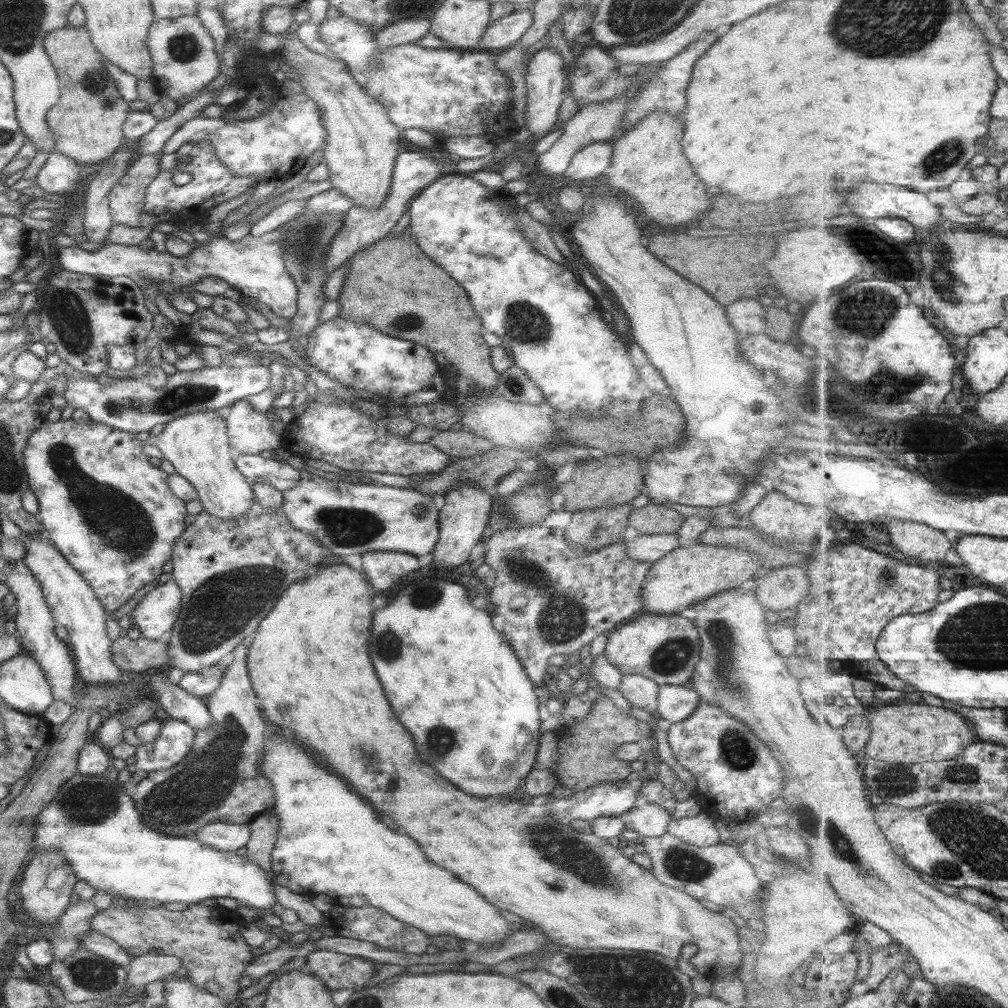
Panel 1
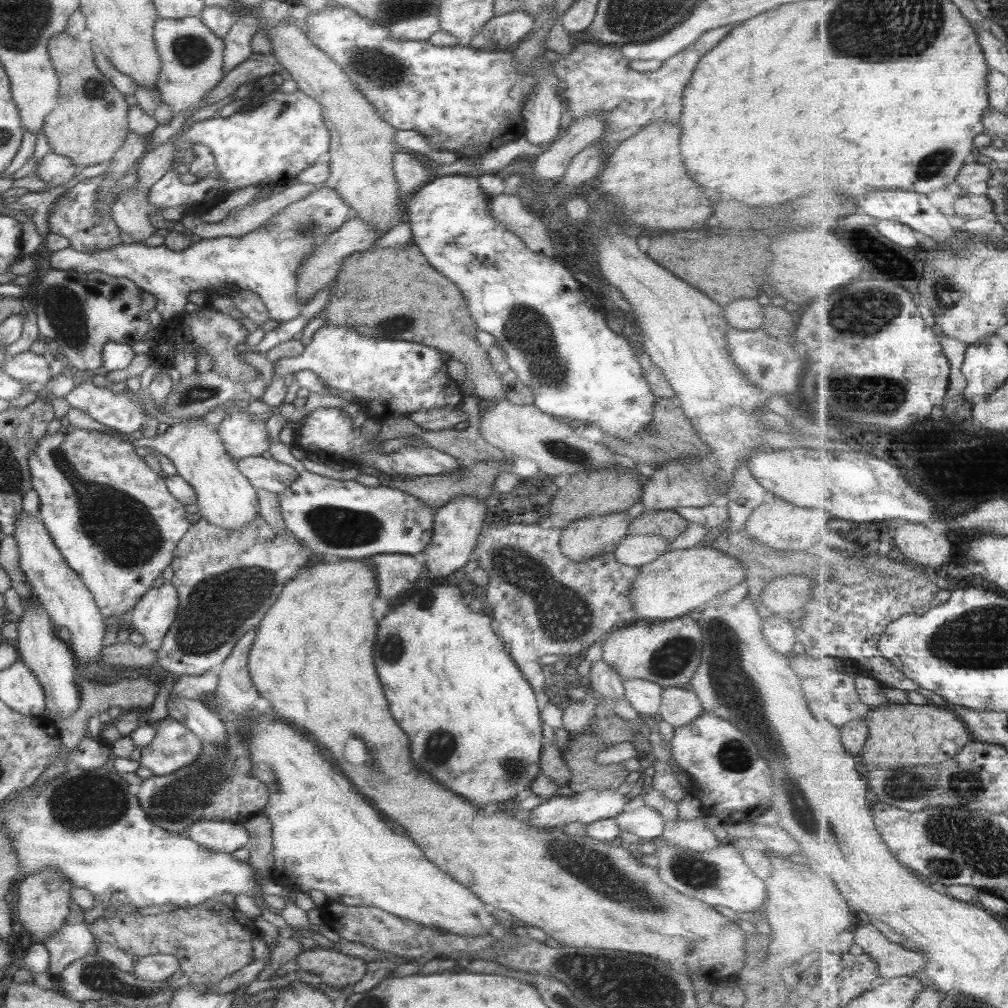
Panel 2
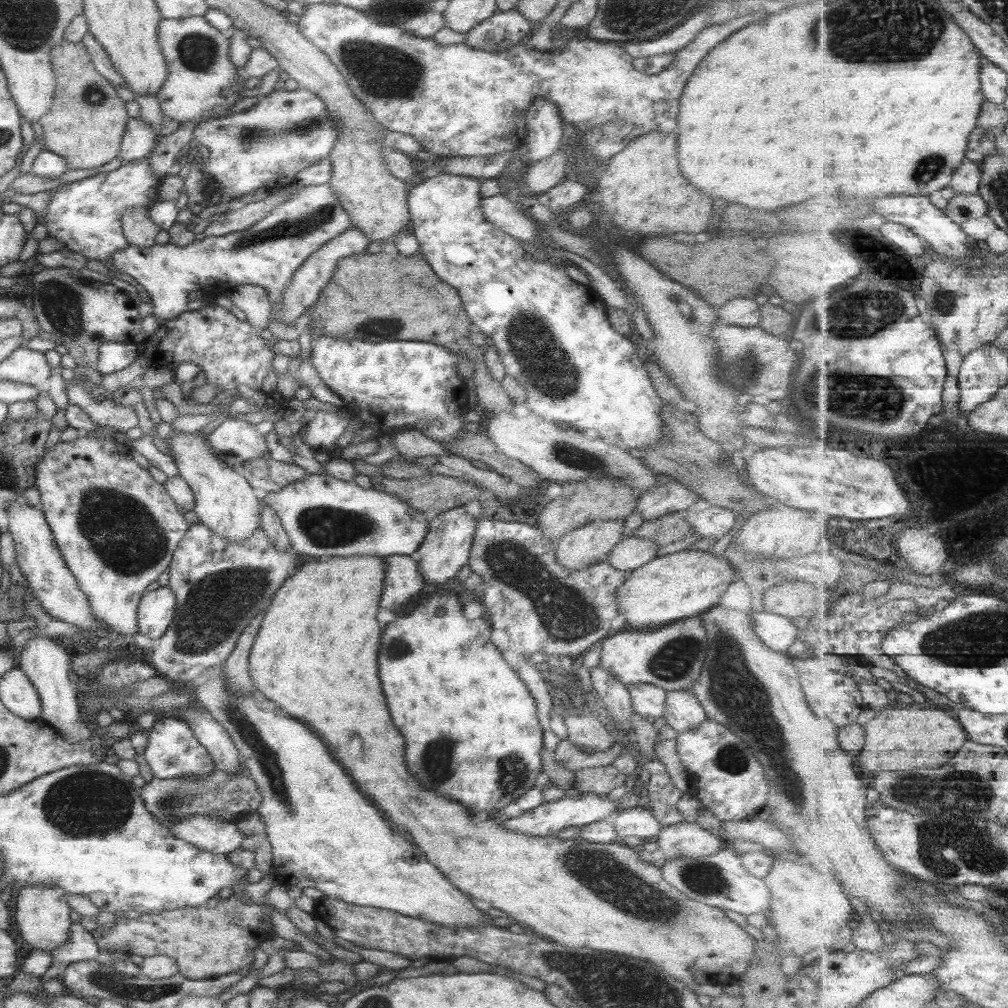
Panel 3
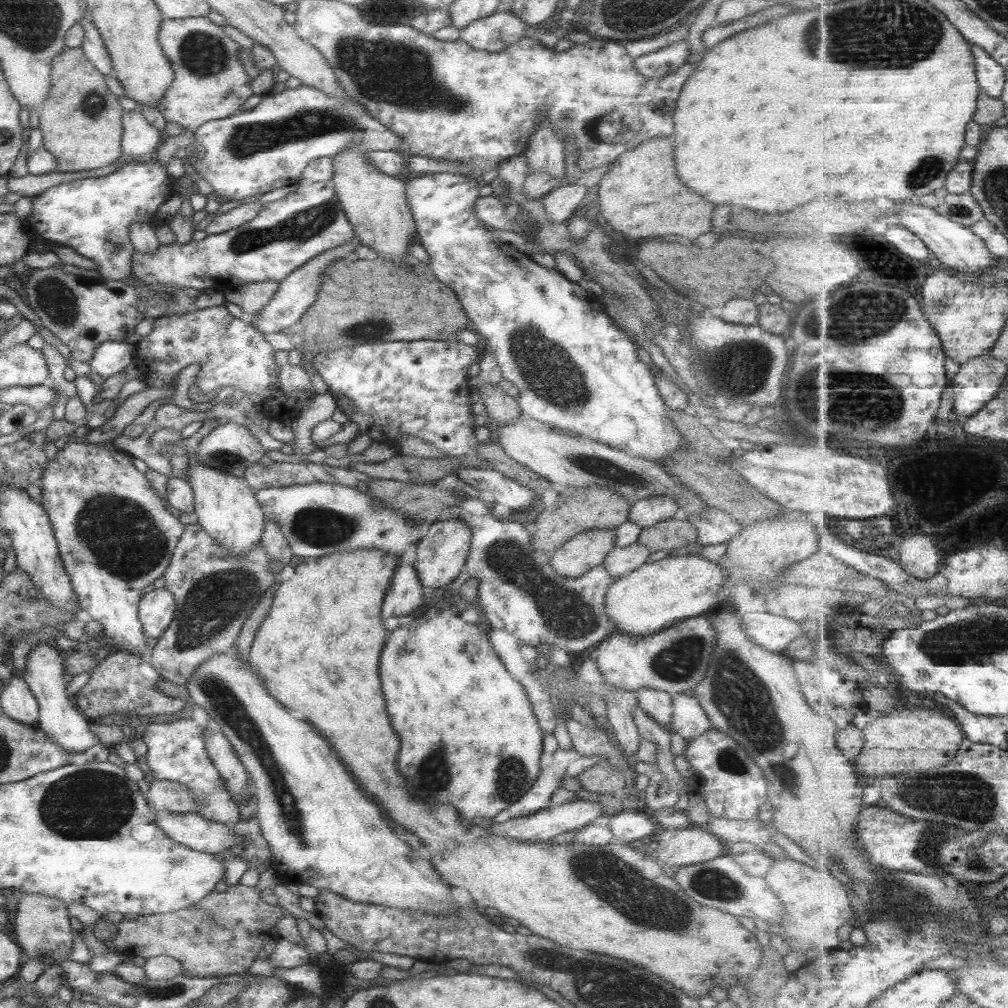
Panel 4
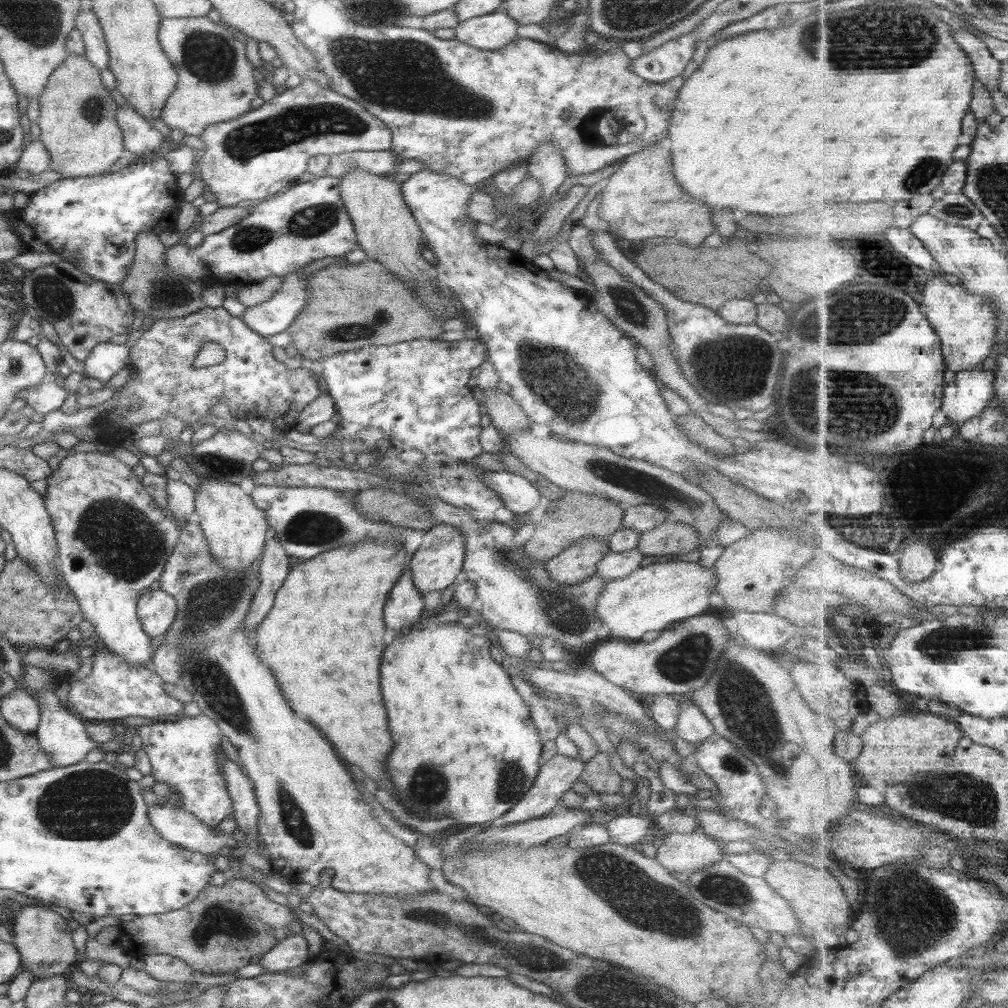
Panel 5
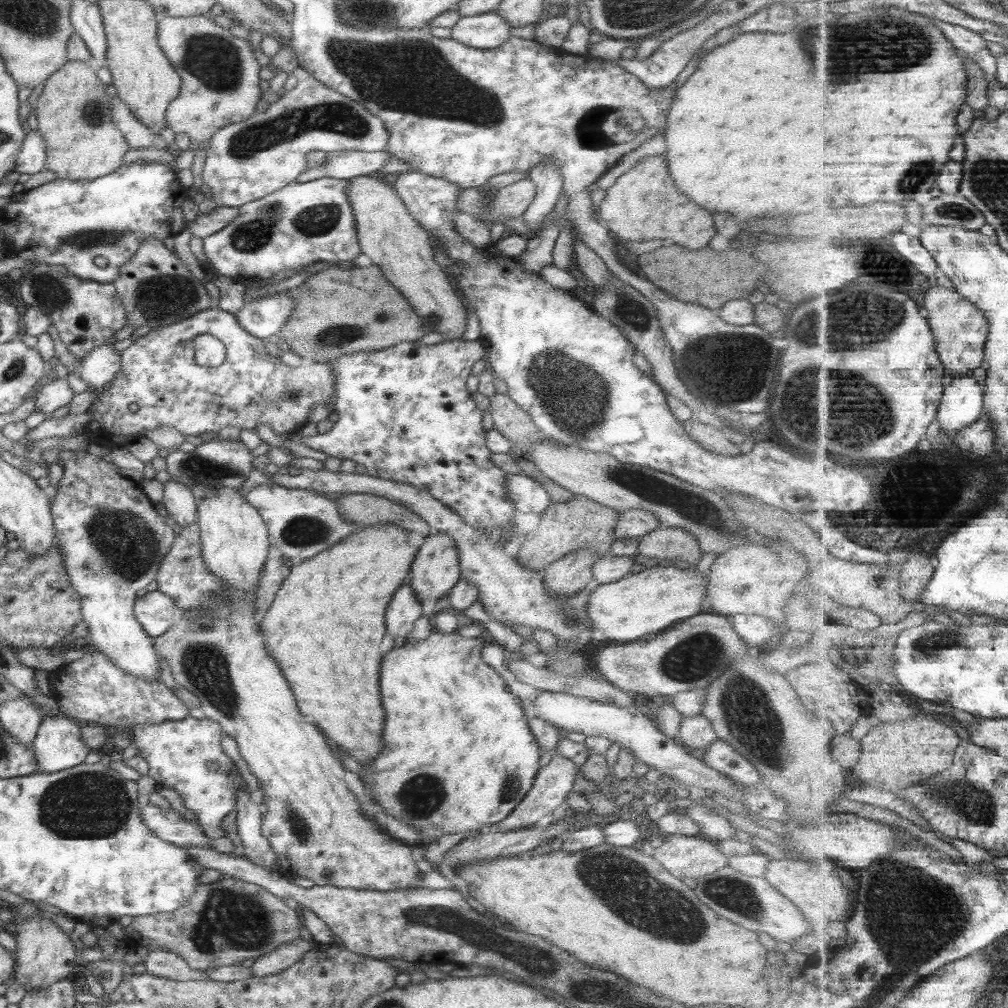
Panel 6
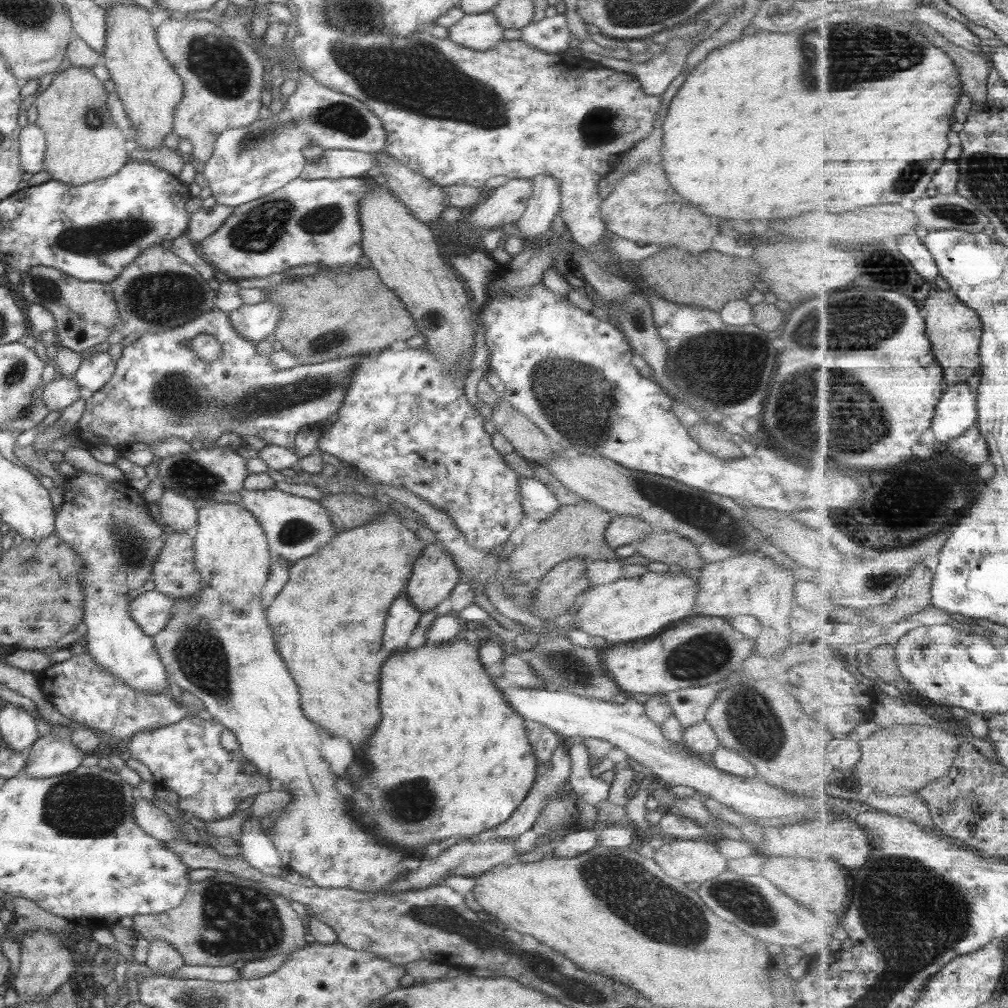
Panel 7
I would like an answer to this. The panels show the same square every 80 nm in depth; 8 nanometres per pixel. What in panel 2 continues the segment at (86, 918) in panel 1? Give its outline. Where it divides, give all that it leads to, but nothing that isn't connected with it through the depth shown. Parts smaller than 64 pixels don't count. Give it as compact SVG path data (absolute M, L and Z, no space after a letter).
M69 912L59 931L43 942L48 951L49 976L56 976L77 959L95 955L95 940L83 921L85 913Z

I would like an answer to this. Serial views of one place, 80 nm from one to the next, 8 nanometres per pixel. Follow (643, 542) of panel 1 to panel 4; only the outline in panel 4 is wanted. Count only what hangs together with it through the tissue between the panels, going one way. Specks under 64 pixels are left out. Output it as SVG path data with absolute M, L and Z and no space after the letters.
M637 542L625 547L614 546L603 557L602 565L611 577L617 579L645 563L645 558L649 553Z

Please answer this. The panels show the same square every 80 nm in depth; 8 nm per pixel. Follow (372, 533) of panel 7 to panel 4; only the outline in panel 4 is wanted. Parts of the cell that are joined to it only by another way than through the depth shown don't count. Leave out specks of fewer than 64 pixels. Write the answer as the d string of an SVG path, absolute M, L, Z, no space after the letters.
M375 549L332 552L304 560L284 576L285 582L282 581L274 592L269 614L257 627L245 658L248 667L264 682L268 694L289 712L301 712L303 720L307 720L331 744L339 760L349 768L349 772L353 772L357 784L371 792L379 804L383 804L387 816L417 836L433 854L431 862L438 876L447 885L464 888L476 909L495 908L501 913L501 919L513 918L531 935L543 937L559 947L601 956L609 954L611 958L635 964L661 976L667 984L679 988L685 996L695 1000L707 997L713 987L727 991L730 986L747 985L751 974L770 959L761 952L753 934L749 934L733 916L713 908L703 908L703 905L685 896L686 892L663 873L652 856L649 860L629 846L619 846L619 842L609 842L603 848L591 848L589 858L587 846L572 842L567 845L552 841L522 842L486 833L471 838L467 834L471 824L459 824L459 816L451 806L425 810L427 806L409 798L403 778L395 770L399 738L389 726L377 676L379 652L385 638L379 608L398 559L397 555Z

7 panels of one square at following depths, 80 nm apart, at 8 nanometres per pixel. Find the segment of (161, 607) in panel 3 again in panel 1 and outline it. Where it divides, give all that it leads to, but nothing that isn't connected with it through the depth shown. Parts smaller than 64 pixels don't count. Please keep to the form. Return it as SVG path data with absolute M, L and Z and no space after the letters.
M171 580L157 585L137 602L129 614L140 636L149 640L166 637L180 609L180 590Z

